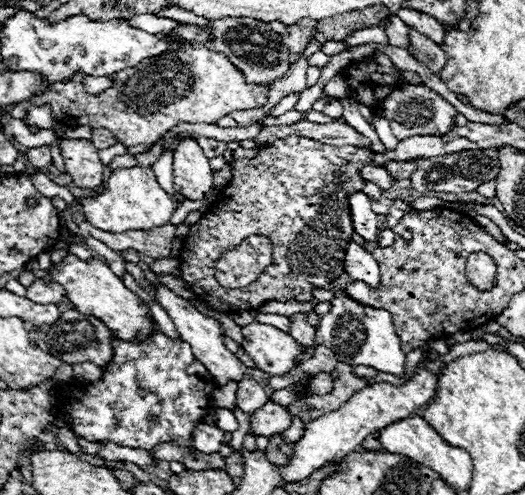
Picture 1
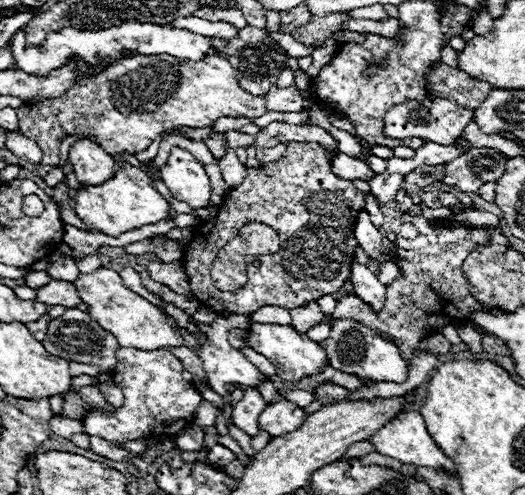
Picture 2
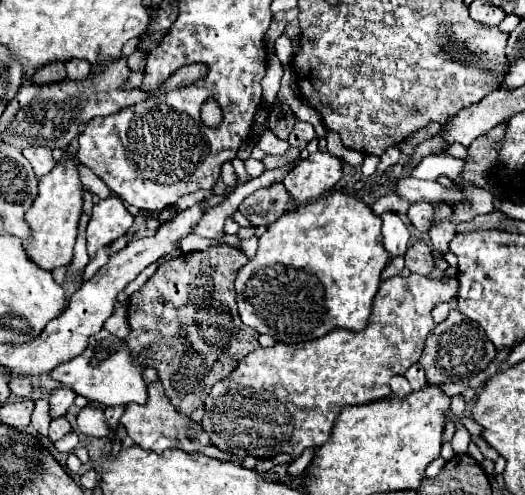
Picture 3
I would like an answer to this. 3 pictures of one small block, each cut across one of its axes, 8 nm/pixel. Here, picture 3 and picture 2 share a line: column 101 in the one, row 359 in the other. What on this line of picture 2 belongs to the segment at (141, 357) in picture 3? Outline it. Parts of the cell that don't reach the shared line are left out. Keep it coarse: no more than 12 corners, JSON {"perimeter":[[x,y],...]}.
{"perimeter":[[350,318],[320,342],[330,364],[360,380],[406,382],[408,362]]}

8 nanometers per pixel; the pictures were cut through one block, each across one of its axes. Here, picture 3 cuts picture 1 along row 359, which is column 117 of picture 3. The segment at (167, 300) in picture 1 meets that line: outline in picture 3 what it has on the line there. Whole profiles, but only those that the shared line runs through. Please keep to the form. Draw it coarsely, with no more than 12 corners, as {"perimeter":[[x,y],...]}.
{"perimeter":[[122,198],[100,200],[88,222],[88,254],[132,226]]}

